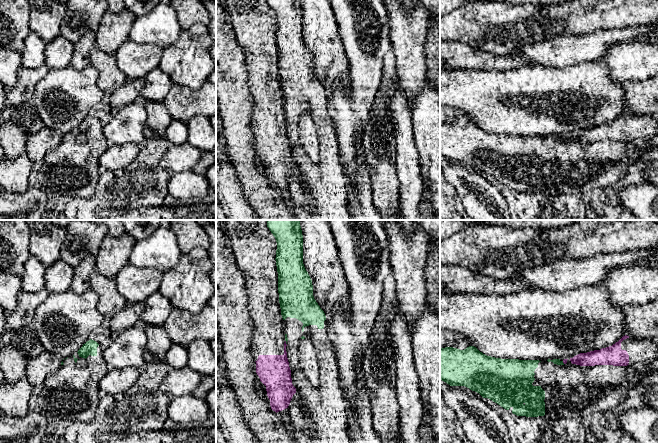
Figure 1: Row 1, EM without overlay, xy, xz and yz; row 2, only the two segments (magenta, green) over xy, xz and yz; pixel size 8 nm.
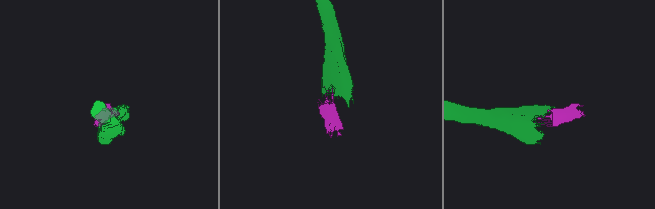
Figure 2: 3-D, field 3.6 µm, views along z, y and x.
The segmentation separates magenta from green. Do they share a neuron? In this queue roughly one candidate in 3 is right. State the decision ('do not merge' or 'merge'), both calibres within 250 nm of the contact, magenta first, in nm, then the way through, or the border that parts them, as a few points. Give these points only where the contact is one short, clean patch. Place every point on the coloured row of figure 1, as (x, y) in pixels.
do not merge; calibres 260 and 30 nm

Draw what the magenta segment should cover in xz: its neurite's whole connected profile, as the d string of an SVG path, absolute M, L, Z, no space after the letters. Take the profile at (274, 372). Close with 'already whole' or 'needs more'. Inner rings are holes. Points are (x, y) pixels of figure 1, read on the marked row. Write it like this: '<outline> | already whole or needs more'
M226 220L226 231L236 264L245 277L250 317L254 327L252 352L256 362L256 373L266 386L271 409L280 414L292 438L288 406L296 393L296 388L292 384L279 303L278 272L275 260L277 242L267 227L267 220Z | needs more

